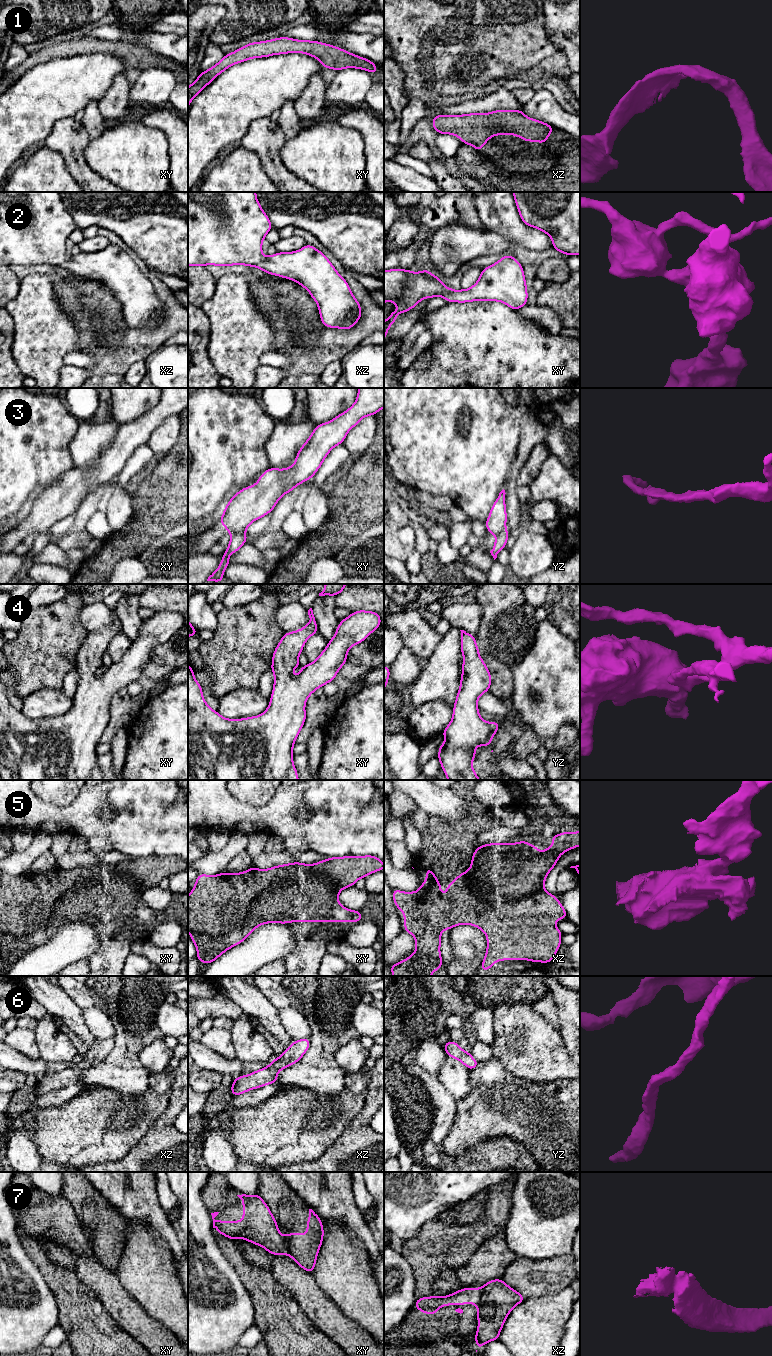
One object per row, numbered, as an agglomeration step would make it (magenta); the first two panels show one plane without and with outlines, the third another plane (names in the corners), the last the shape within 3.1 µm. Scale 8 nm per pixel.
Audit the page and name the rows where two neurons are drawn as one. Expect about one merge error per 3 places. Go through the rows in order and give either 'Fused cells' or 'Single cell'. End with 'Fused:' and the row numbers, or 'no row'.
1: Single cell
2: Single cell
3: Fused cells
4: Single cell
5: Single cell
6: Single cell
7: Fused cells
Fused: 3, 7

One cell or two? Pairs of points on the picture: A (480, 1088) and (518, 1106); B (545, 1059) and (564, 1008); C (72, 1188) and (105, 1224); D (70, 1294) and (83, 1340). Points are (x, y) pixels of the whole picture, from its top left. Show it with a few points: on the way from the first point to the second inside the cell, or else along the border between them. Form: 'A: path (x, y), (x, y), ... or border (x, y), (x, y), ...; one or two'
A: path (489, 1090), (505, 1106), (509, 1106); one
B: border (558, 1032), (569, 1053); two
C: path (80, 1197), (96, 1215); one
D: path (77, 1305), (83, 1318), (83, 1329); one

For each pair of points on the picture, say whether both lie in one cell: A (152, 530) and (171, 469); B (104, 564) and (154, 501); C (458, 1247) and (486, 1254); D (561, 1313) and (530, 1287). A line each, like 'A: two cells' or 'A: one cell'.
A: one cell
B: one cell
C: two cells
D: two cells

